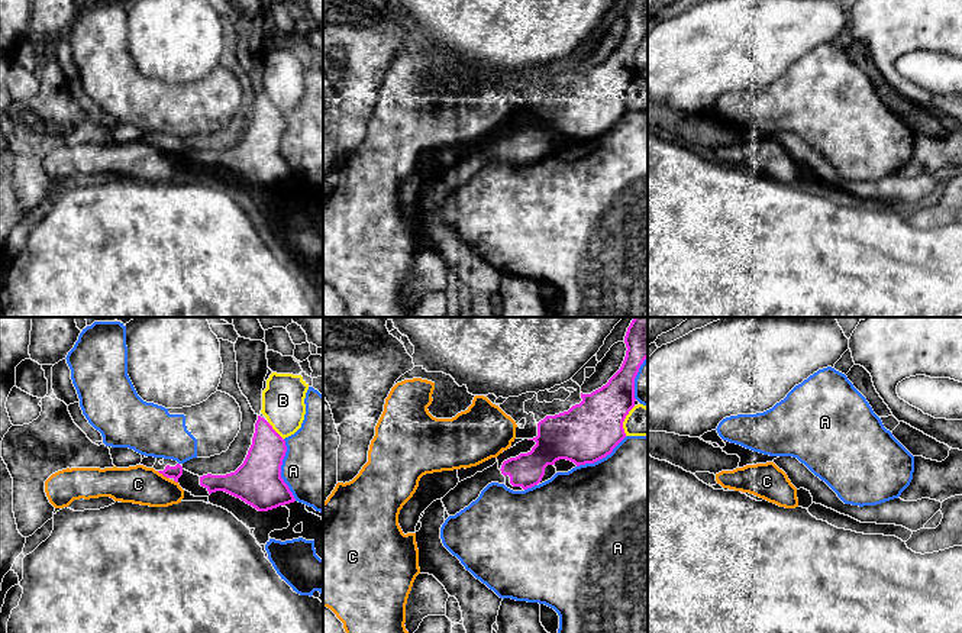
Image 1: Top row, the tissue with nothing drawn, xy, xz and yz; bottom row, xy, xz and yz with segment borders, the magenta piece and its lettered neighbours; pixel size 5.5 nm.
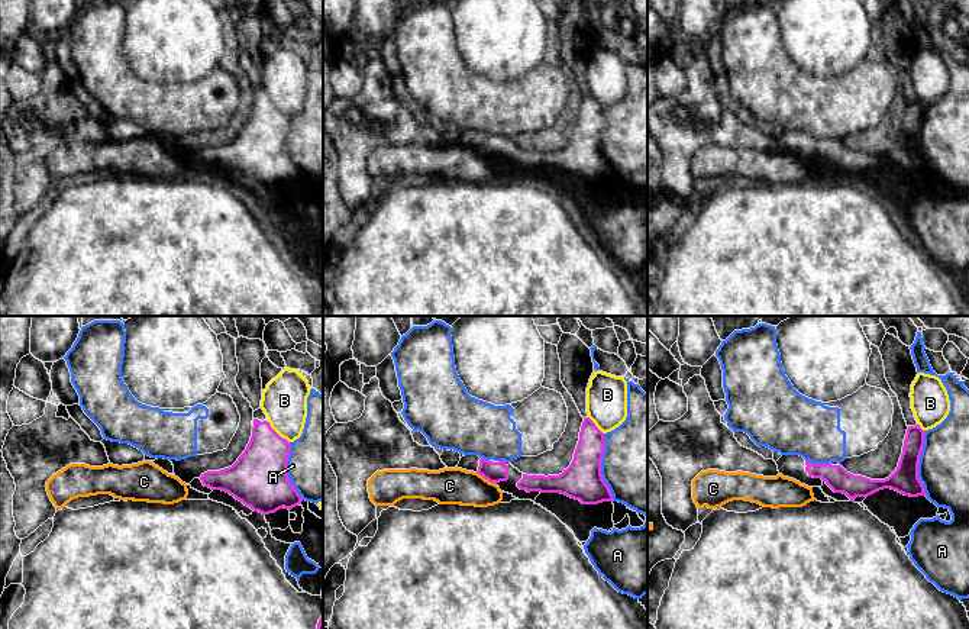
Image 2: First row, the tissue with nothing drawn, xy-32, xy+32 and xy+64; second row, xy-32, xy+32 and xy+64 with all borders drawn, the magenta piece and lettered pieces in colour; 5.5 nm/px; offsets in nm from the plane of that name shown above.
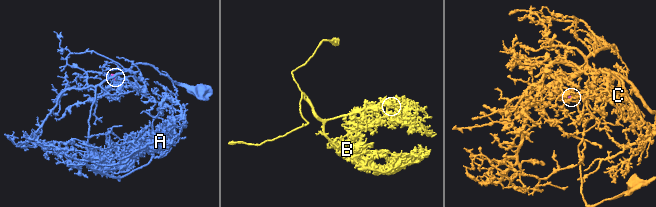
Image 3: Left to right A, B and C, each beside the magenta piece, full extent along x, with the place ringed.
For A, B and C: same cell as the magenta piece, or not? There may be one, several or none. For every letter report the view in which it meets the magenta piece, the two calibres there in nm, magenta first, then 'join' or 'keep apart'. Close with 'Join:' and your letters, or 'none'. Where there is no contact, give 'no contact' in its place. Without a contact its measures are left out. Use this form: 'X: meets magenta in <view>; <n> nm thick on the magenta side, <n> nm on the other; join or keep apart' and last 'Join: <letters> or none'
A: meets magenta in xy; 260 nm thick on the magenta side, 440 nm on the other; keep apart
B: meets magenta in xy; 220 nm thick on the magenta side, 240 nm on the other; keep apart
C: meets magenta in xy; 70 nm thick on the magenta side, 220 nm on the other; keep apart
Join: none

